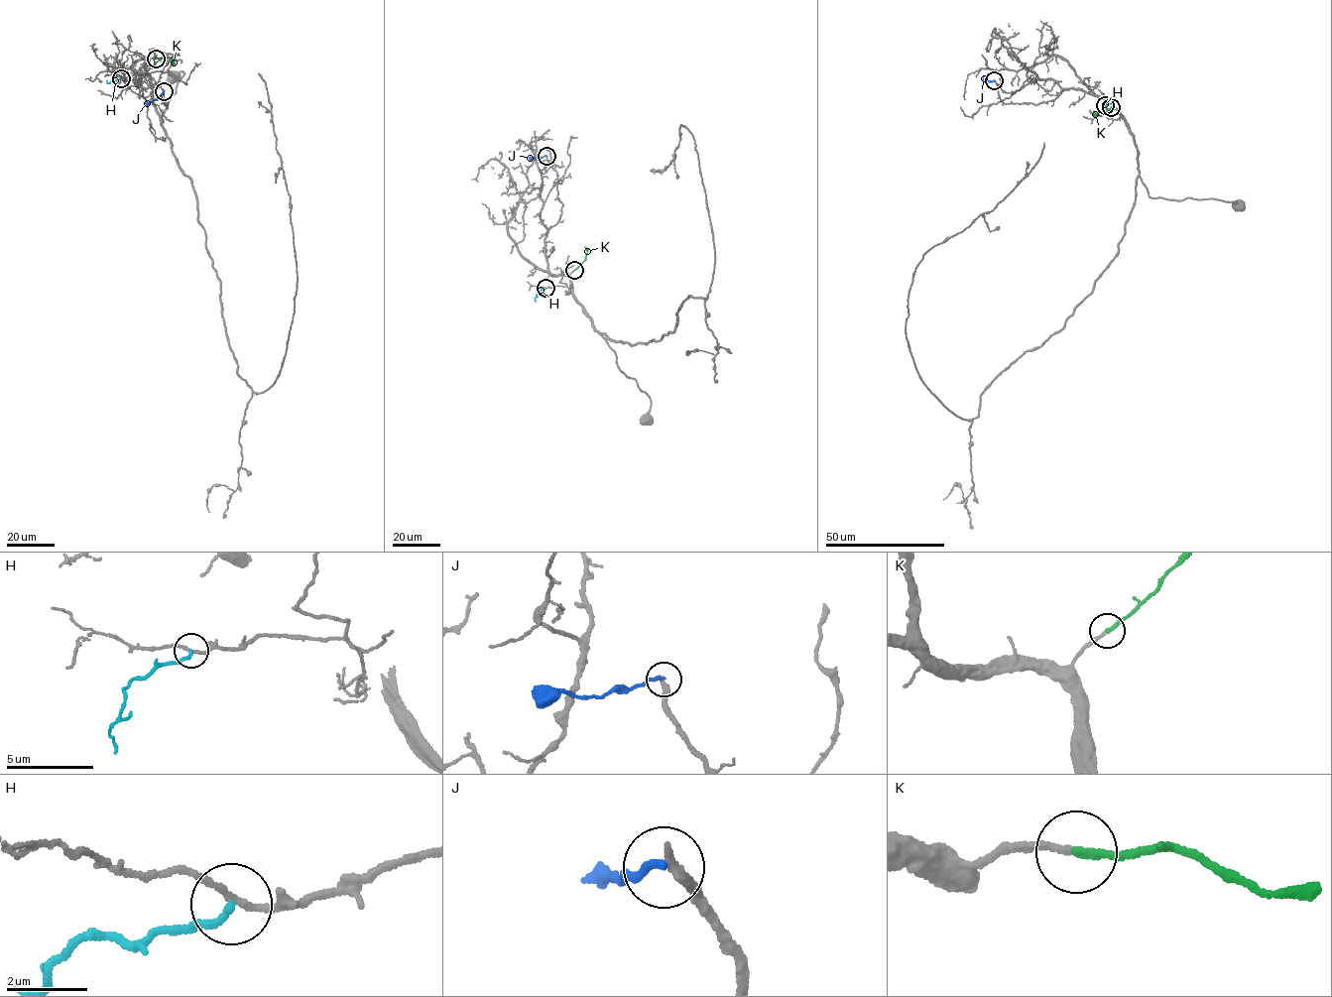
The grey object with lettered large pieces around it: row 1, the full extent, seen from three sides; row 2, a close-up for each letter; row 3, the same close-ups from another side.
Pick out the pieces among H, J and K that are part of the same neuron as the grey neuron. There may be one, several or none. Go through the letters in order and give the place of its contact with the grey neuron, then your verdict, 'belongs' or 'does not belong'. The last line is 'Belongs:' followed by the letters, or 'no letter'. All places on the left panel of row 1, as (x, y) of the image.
H: (121, 78) | does not belong
J: (164, 91) | does not belong
K: (156, 59) | belongs
Belongs: K

